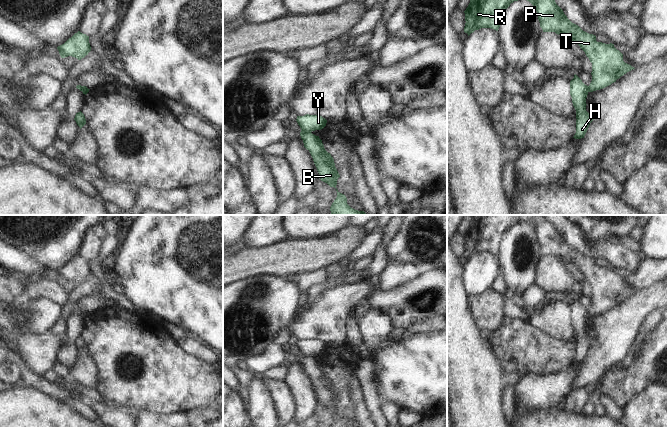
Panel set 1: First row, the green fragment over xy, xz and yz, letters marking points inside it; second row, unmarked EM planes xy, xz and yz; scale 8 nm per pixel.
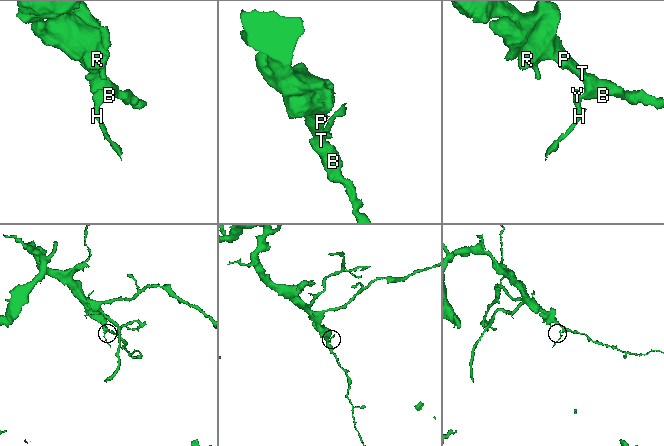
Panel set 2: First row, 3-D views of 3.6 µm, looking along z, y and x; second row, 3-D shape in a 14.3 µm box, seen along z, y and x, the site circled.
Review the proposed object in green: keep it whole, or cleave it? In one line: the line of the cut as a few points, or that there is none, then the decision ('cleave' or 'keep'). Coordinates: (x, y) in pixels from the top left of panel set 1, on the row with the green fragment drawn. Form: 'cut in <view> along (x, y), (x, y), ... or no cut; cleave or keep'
cut in xz along (301, 130), (310, 132); cleave

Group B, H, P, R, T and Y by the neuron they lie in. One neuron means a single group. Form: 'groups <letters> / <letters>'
groups B P R T / H Y

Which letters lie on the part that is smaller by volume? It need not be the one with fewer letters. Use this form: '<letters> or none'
H, Y.

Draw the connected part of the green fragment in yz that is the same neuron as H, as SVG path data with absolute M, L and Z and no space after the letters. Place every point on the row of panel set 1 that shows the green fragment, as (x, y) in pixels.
M575 74L570 81L570 95L572 103L576 110L576 133L573 138L584 138L590 123L596 115L586 111L586 98L588 95L588 86Z

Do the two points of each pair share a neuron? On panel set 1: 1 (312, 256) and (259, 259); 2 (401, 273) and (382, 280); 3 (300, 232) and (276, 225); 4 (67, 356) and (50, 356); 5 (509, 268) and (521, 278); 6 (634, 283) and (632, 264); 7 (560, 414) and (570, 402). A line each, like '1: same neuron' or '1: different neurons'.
1: same neuron
2: same neuron
3: different neurons
4: different neurons
5: same neuron
6: different neurons
7: different neurons

